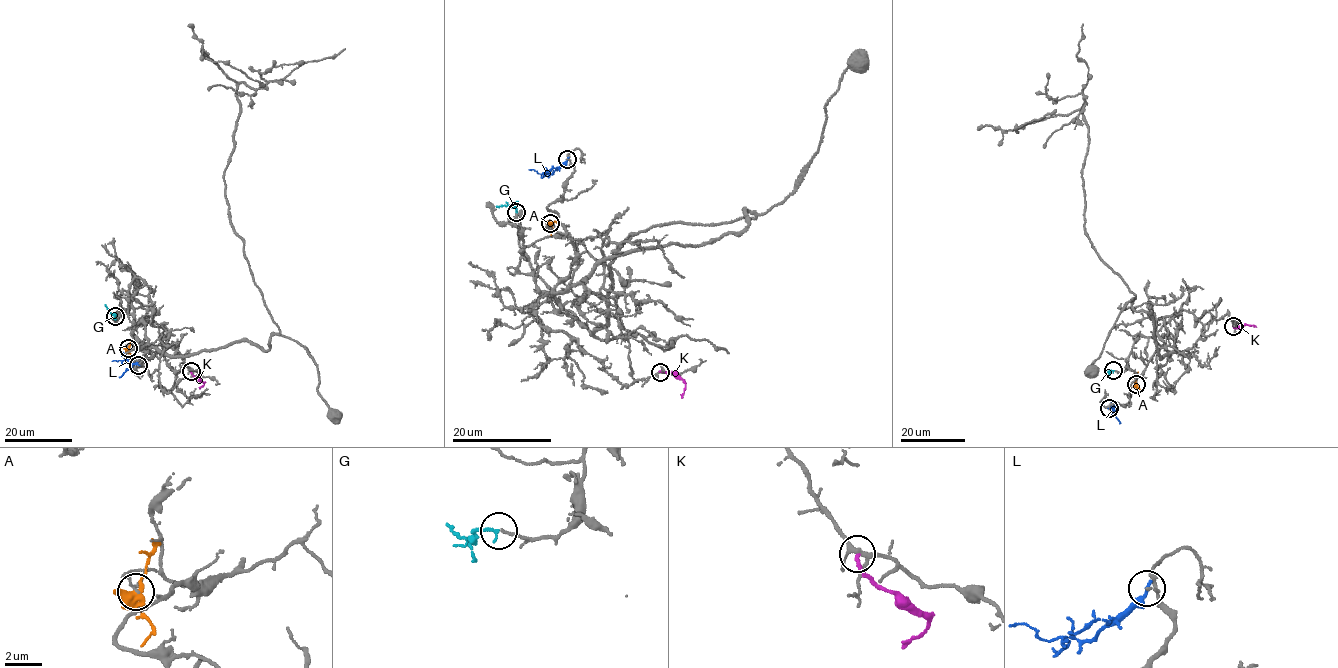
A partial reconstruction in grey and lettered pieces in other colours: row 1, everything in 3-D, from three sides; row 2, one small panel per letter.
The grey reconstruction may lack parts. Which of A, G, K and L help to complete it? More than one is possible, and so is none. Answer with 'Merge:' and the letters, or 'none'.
Merge: G

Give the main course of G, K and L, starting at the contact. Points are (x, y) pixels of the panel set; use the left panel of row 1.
G: (115, 316), (105, 304)
K: (191, 371), (203, 382), (199, 389)
L: (138, 365), (129, 363), (128, 360), (112, 361)

